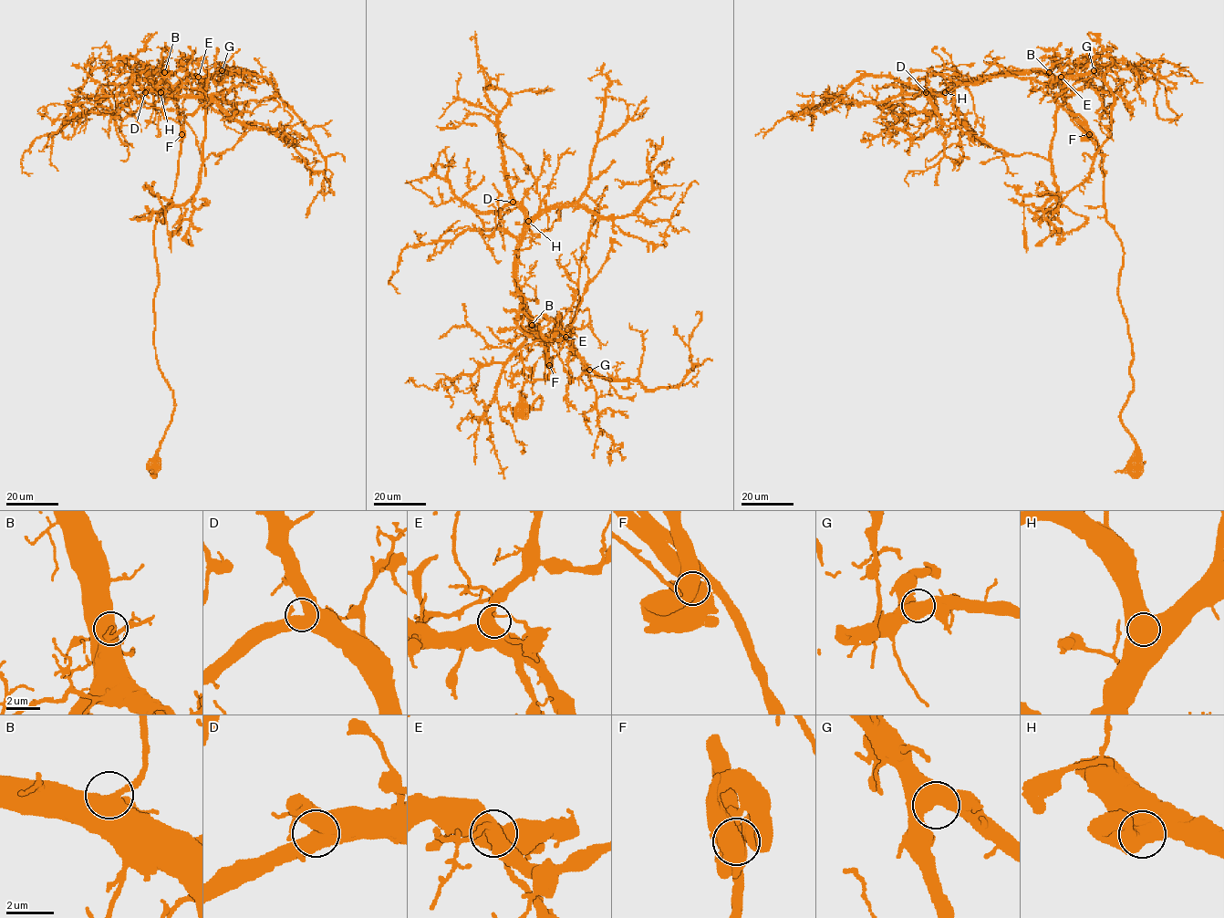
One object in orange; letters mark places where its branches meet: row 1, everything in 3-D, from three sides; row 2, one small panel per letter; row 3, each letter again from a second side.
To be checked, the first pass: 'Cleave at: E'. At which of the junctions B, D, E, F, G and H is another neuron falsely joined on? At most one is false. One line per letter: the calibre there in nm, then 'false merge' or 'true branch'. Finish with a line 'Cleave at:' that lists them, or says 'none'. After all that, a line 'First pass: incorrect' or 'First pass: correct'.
B: calibre 650 nm; true branch
D: calibre 600 nm; true branch
E: calibre 600 nm; true branch
F: calibre 700 nm; true branch
G: calibre 600 nm; true branch
H: calibre 650 nm; true branch
Cleave at: none
First pass: incorrect

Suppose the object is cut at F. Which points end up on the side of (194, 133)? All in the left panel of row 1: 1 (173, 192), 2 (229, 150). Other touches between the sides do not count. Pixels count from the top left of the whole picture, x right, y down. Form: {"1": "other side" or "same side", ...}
{"1": "same side", "2": "other side"}

